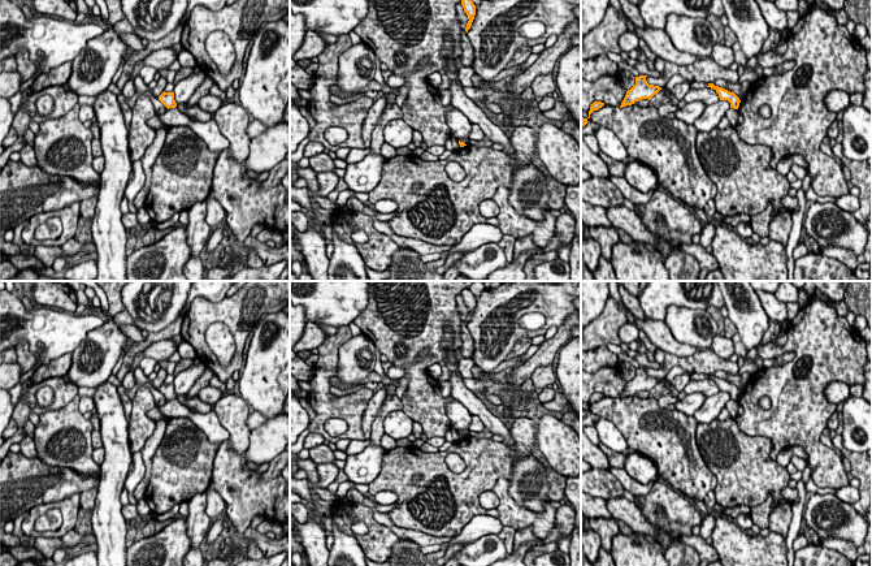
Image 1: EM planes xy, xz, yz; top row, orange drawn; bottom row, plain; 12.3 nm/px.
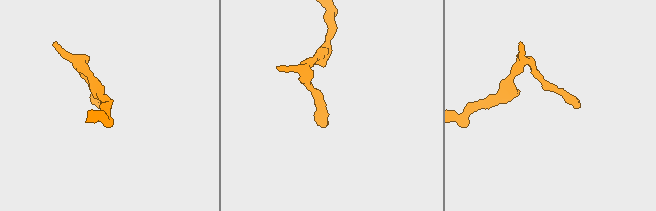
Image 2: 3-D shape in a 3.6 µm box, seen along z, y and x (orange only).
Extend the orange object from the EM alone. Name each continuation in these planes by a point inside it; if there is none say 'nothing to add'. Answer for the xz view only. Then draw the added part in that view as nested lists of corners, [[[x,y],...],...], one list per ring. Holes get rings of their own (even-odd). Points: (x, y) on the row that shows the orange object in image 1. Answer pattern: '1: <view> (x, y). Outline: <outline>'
nothing to add

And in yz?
nothing to add

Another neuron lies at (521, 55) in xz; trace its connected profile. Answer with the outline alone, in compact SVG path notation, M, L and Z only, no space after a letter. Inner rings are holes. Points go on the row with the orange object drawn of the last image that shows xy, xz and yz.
M529 46L521 47L520 49L515 52L515 56L509 61L509 64L506 66L506 69L509 69L515 65L525 62L530 55L532 55L532 47Z

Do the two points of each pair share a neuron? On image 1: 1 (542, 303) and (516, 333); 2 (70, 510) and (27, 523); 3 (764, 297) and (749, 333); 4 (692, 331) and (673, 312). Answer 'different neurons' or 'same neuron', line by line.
1: same neuron
2: same neuron
3: different neurons
4: same neuron

